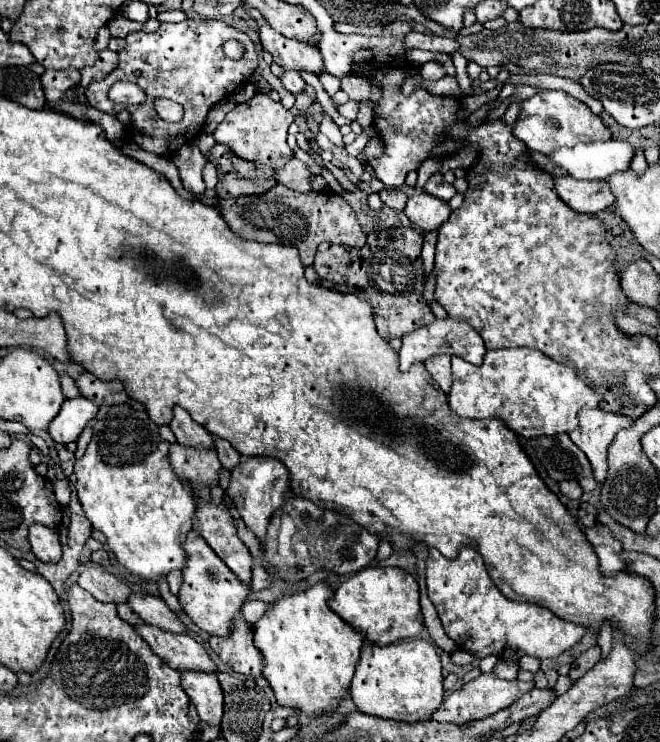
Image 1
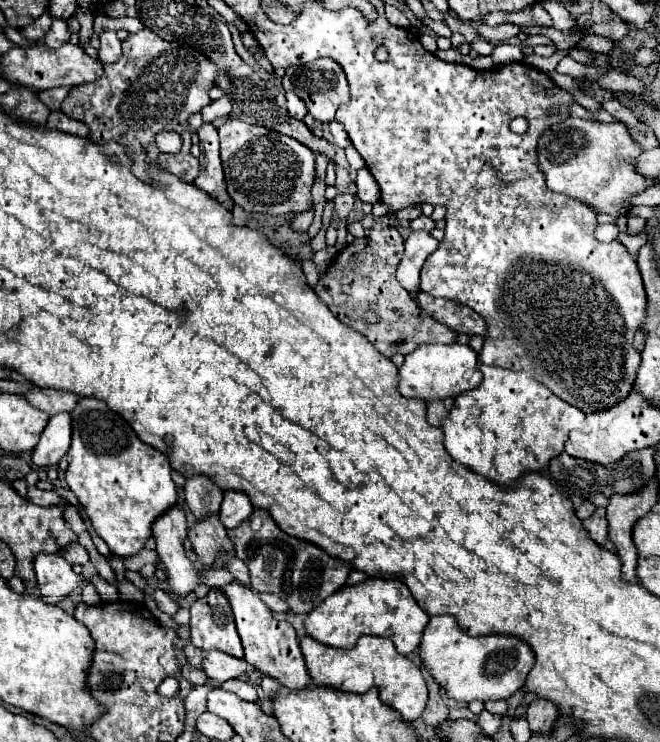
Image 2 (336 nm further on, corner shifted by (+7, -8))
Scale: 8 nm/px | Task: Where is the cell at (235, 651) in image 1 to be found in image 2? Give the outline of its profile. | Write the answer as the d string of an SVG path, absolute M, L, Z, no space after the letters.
M210 588L204 598L190 606L192 644L202 650L220 650L234 658L242 658L244 650L232 620L232 608L220 588Z

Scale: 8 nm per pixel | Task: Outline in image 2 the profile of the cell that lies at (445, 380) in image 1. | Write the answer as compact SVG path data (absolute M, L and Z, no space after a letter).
M446 398L446 400L434 400L434 402L428 402L428 422L432 426L442 426L442 418L448 414L448 410L452 408L452 398Z

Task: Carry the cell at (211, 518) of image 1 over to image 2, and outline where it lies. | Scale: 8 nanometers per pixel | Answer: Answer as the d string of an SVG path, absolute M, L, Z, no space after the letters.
M234 580L226 586L222 586L222 590L228 596L234 618L236 618L236 628L238 628L238 634L242 638L242 646L244 646L244 652L246 652L244 660L250 662L252 666L256 666L266 676L272 676L274 680L278 680L288 690L308 688L312 678L308 676L308 670L306 670L306 664L304 664L300 644L298 644L298 636L296 636L294 628L284 620L282 622L274 620L272 612L258 598L258 594L254 594L250 588L242 586L240 582Z

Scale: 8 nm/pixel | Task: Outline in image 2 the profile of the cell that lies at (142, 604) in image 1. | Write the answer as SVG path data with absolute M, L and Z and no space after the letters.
M212 650L212 652L206 654L202 670L206 672L208 678L218 680L218 682L226 682L226 680L238 678L242 674L248 674L256 668L252 664L248 664L246 660L238 660L238 658L232 658L228 654L224 654L224 652Z

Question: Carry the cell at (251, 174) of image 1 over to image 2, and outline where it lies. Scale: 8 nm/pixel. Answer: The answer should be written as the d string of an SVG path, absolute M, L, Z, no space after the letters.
M202 124L196 130L200 138L200 174L194 180L194 186L204 190L210 198L220 202L224 208L232 210L232 198L228 198L226 184L224 184L224 172L218 152L218 132L212 124Z

